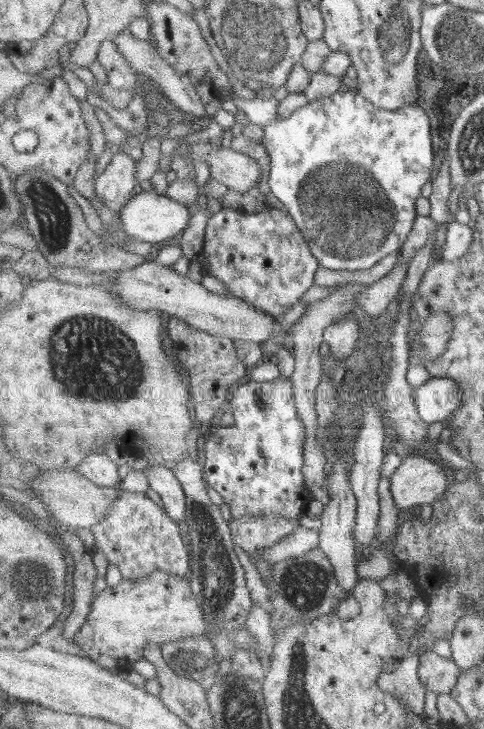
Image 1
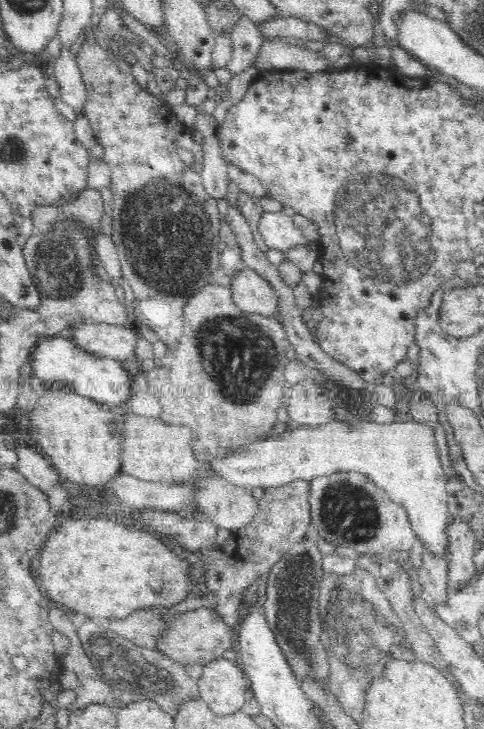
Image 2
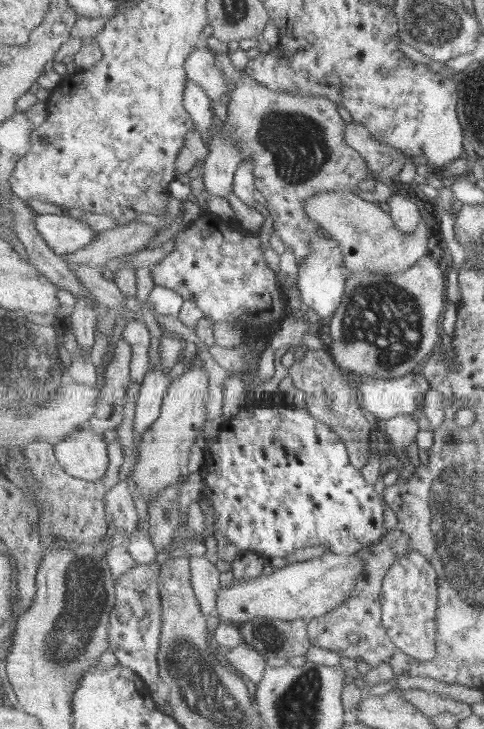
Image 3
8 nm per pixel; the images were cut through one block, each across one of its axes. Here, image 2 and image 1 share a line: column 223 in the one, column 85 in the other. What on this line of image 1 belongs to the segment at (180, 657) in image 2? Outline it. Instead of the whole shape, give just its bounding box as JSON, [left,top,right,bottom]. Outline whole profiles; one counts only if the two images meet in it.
[75,573,208,666]

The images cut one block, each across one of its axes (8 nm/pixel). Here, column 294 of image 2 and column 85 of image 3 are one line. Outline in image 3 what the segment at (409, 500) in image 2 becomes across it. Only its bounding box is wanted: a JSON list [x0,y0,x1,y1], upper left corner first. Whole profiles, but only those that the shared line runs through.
[54,427,111,484]

